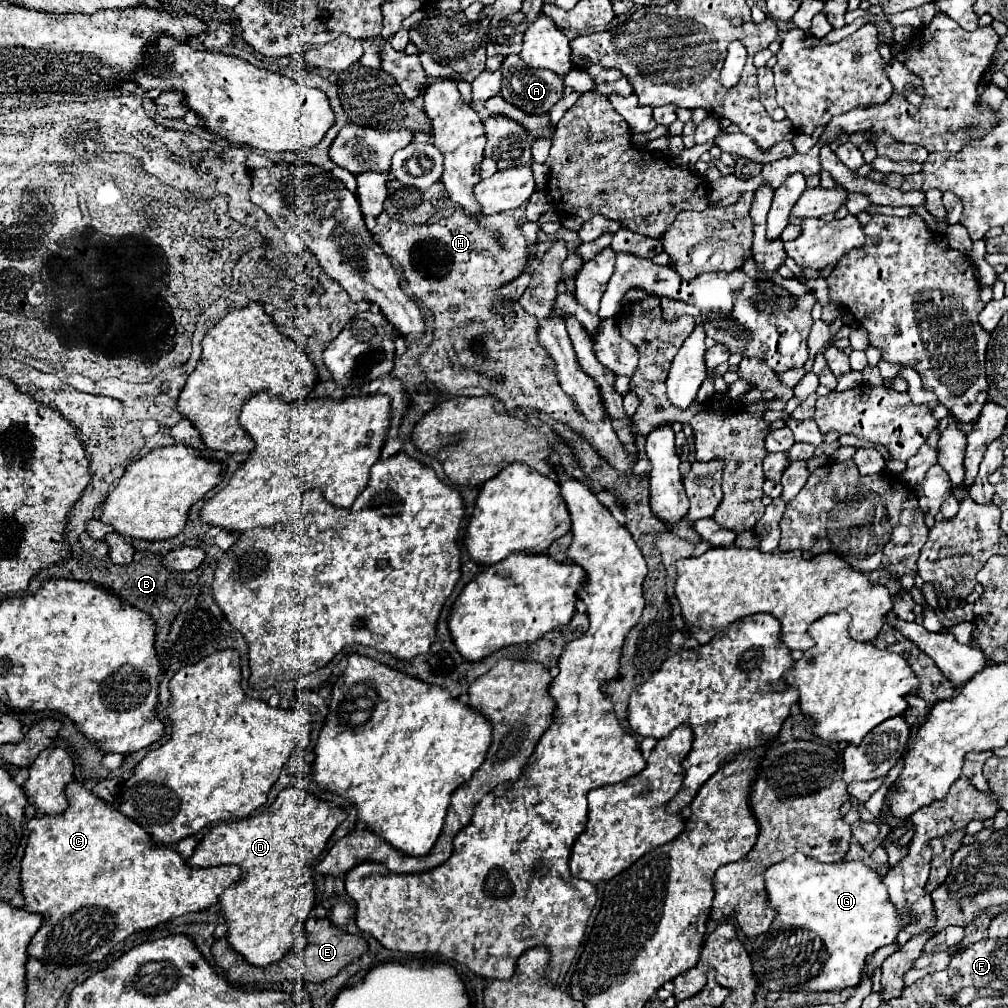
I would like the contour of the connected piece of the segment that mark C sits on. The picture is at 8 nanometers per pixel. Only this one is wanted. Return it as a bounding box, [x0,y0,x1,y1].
[21,781,241,965]

